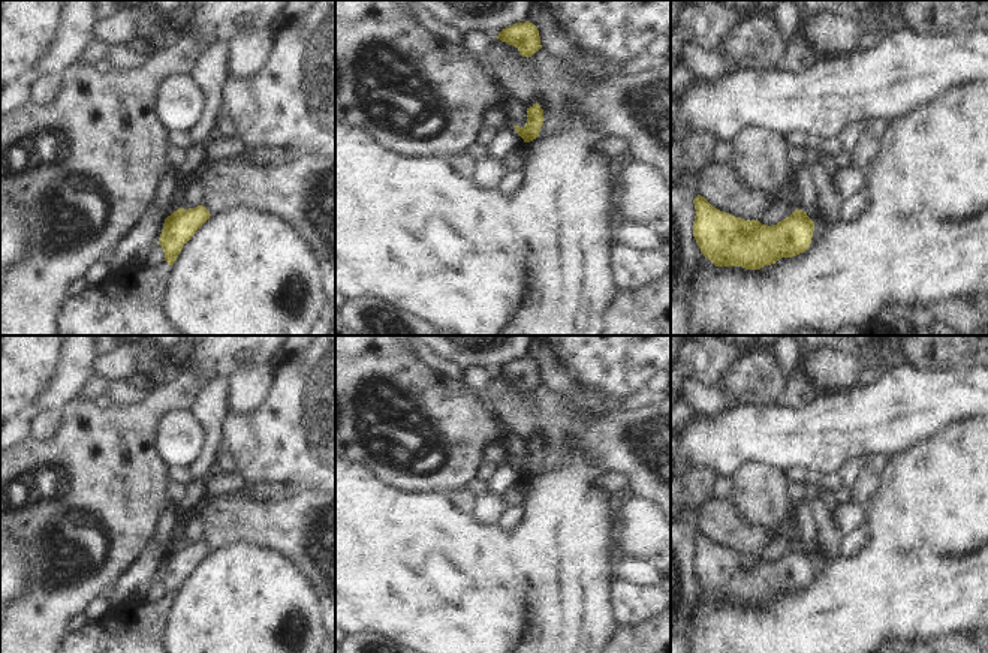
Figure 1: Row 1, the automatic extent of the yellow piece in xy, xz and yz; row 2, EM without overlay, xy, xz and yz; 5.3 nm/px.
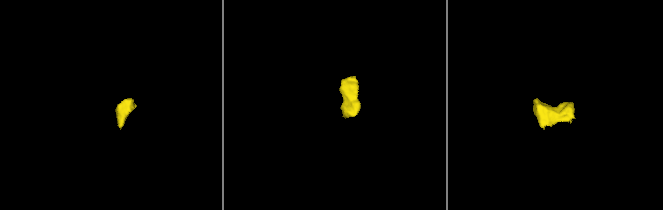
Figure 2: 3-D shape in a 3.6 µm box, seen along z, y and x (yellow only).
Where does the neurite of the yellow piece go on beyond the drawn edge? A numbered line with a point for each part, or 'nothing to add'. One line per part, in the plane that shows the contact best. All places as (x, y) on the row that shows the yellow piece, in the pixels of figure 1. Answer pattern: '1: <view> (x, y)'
1: xy (130, 303)

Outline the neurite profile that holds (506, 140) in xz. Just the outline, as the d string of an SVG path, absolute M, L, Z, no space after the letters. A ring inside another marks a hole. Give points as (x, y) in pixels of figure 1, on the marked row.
M507 124L487 144L487 150L490 157L501 160L510 150L522 144L524 139L516 133L513 124Z

